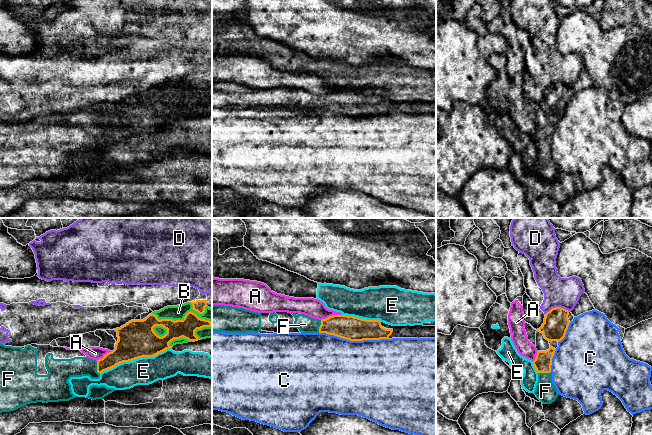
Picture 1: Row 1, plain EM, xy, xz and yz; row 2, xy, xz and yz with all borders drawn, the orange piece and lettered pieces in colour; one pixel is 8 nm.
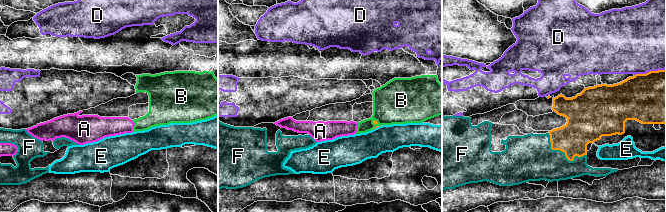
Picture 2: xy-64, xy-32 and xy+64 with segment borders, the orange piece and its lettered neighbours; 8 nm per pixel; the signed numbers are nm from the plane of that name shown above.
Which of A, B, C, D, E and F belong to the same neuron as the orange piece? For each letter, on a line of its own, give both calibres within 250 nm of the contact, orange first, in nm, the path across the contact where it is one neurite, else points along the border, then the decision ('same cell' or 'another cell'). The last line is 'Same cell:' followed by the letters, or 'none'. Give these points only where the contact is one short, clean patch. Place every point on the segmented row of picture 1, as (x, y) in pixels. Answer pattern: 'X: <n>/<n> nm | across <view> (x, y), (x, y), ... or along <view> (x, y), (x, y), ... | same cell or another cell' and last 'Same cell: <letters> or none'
A: 190/160 nm | along xz (341, 314), (333, 314), (321, 320) | another cell
B: 150/120 nm | another cell
C: 190/500 nm | another cell
D: 200/240 nm | another cell
E: 300/220 nm | another cell
F: 160/160 nm | across xy (124, 352), (97, 367), (78, 366) | same cell
Same cell: F

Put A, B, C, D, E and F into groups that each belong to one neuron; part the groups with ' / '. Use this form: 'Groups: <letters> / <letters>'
Groups: A B / C / D / E / F

